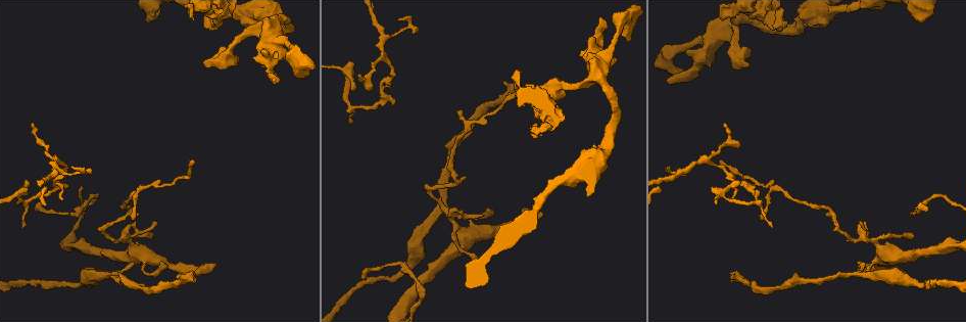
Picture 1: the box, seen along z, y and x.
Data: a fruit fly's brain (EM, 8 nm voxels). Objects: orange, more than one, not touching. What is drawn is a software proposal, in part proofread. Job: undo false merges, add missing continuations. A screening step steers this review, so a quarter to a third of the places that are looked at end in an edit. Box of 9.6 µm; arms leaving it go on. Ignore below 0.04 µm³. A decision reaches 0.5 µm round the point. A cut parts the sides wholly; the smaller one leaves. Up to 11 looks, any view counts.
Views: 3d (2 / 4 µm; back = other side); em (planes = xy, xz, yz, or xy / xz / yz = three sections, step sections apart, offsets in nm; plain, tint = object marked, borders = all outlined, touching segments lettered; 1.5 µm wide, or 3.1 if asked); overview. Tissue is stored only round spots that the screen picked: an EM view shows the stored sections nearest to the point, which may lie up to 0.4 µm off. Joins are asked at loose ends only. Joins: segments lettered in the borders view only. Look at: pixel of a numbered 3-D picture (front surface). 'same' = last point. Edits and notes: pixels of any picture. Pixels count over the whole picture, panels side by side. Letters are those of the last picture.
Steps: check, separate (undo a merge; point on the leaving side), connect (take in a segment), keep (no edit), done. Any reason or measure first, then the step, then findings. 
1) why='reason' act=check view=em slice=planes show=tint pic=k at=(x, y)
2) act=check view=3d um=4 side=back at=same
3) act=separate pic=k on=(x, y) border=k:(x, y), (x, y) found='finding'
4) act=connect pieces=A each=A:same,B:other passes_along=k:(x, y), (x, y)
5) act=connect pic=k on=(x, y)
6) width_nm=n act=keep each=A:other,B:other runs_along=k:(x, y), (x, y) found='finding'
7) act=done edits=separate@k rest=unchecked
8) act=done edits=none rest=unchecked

why='thin end' act=check view=3d um=4 pic=1 at=(348, 121)

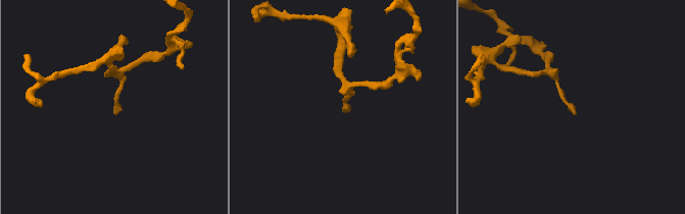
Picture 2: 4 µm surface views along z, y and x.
act=check view=em slice=planes show=plain pic=2 at=(574, 114)

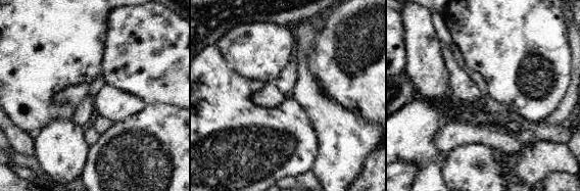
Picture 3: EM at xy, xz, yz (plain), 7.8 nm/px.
why='what lies round it' act=check view=em slice=planes show=borders at=same

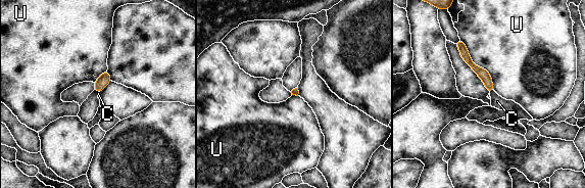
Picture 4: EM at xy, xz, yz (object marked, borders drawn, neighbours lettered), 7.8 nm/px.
act=connect pieces=C each=C:same,U:other passes_along=4:(483, 74), (491, 91), (497, 101) found='it goes on there'

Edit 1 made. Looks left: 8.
why='see it whole again' act=check view=overview

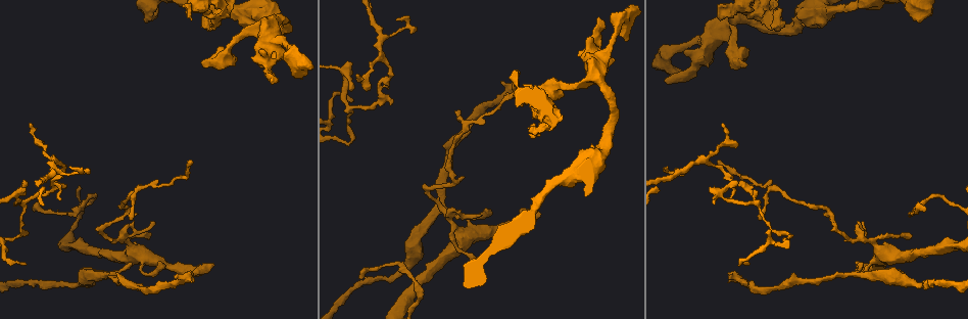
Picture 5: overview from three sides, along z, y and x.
why='long arm stops here' act=check view=em slice=xz step=8 show=borders pic=5 at=(359, 277)

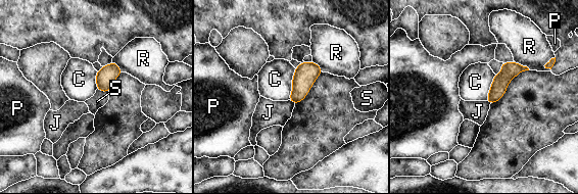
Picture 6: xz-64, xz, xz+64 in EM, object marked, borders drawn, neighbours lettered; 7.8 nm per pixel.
act=check view=em slice=planes show=borders at=same

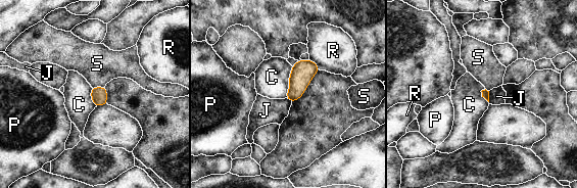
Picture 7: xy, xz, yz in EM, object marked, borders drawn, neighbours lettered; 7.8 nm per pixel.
act=keep each=C:other,J:other,P:other,R:other,S:other border=7:(292, 66), (285, 97) found='none of them fits'

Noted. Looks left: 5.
why='branch stops here' act=check view=em slice=xz step=8 show=borders pic=5 at=(541, 214)

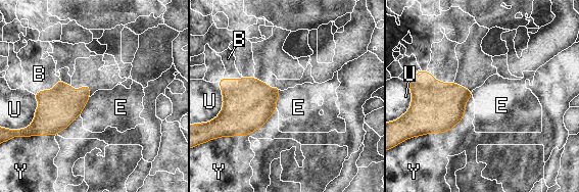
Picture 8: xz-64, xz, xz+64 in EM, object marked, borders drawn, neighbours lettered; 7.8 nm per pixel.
why='cut it another way' act=check view=em slice=yz step=8 show=borders at=same

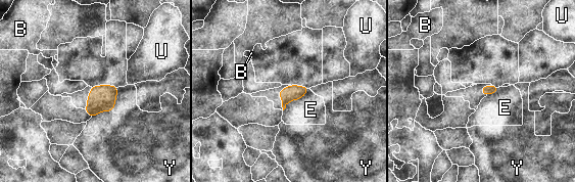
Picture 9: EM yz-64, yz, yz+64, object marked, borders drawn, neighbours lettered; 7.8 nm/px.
act=keep each=B:other,E:other,U:other,Y:other border=9:(309, 88), (283, 110) found='none of them fits'

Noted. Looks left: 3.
why='free end' act=check view=em slice=planes show=borders pic=5 at=(205, 66)

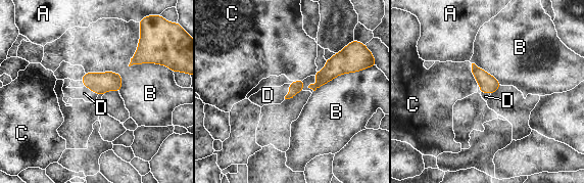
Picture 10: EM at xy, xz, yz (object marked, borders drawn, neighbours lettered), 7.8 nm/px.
act=connect pieces=D each=A:other,B:other,C:other,D:same passes_along=10:(297, 86), (289, 91), (268, 95) found='the neuron continues'

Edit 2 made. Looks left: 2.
act=done edits=connect@4,connect@10 rest=unchecked

